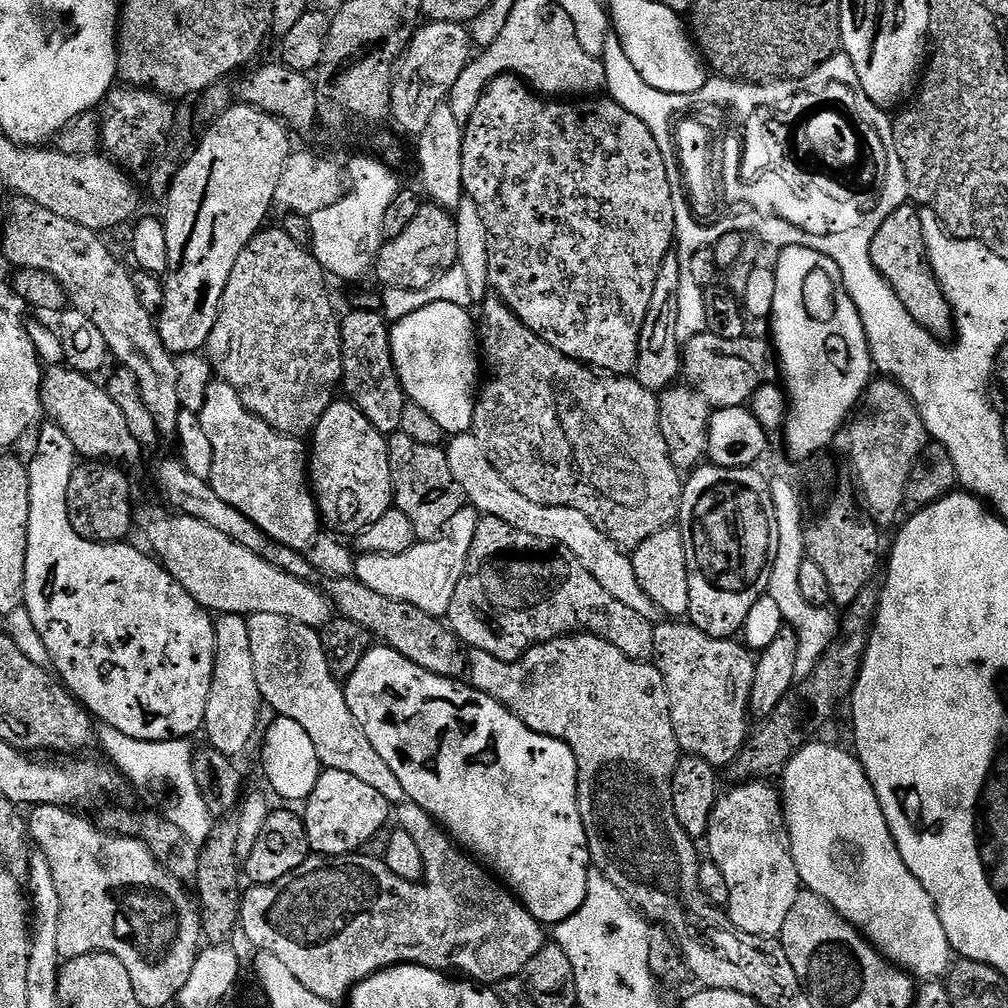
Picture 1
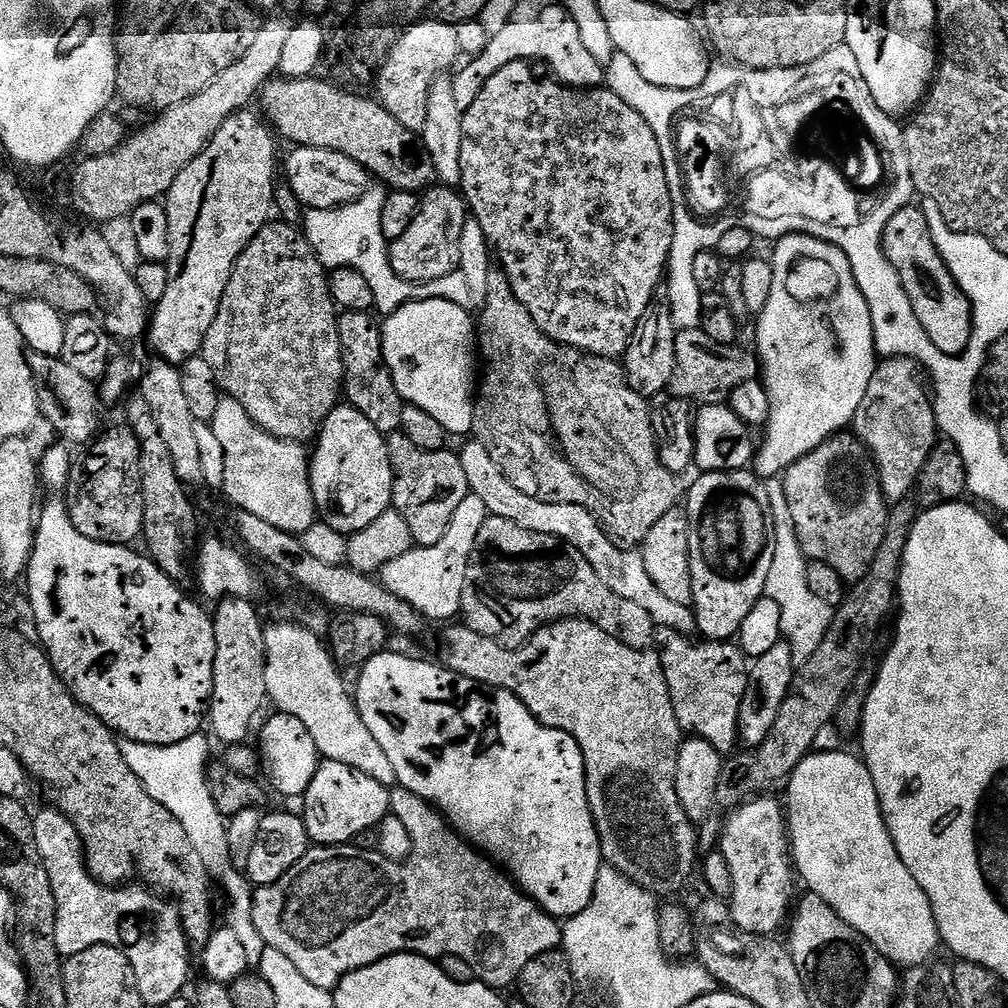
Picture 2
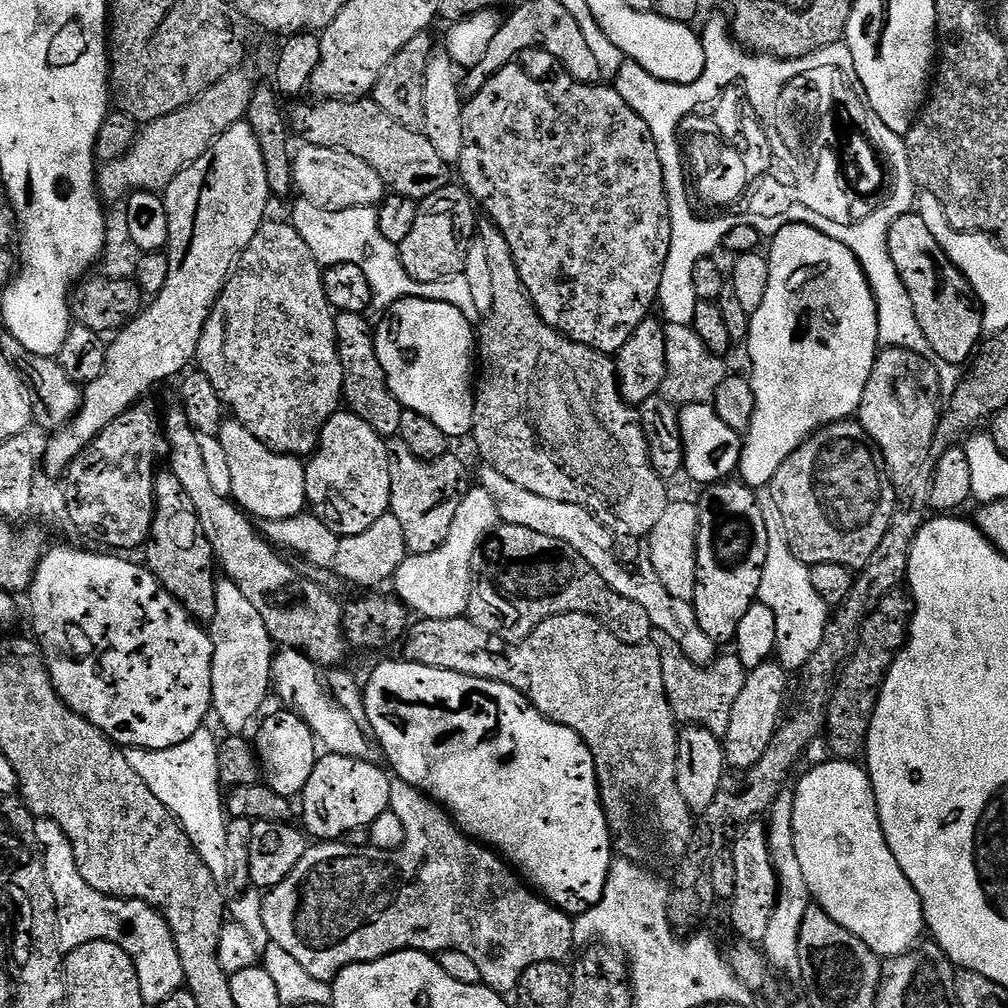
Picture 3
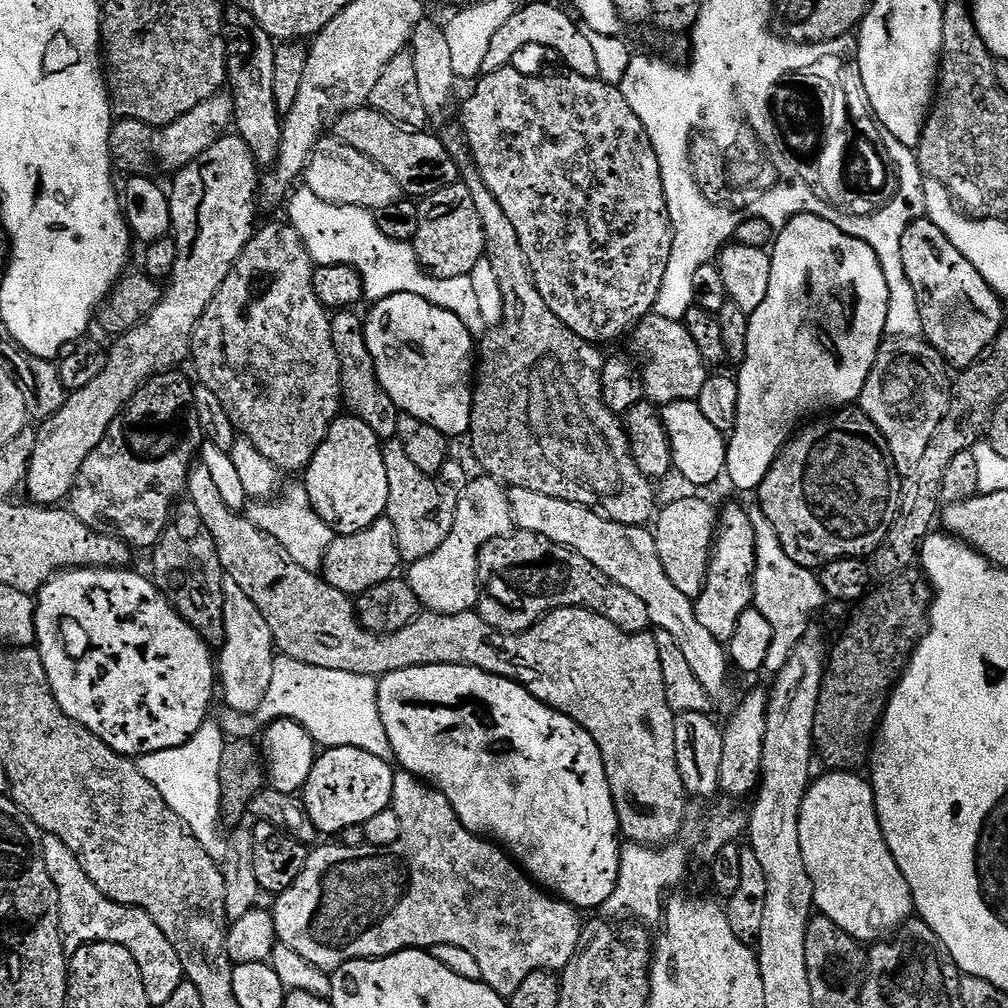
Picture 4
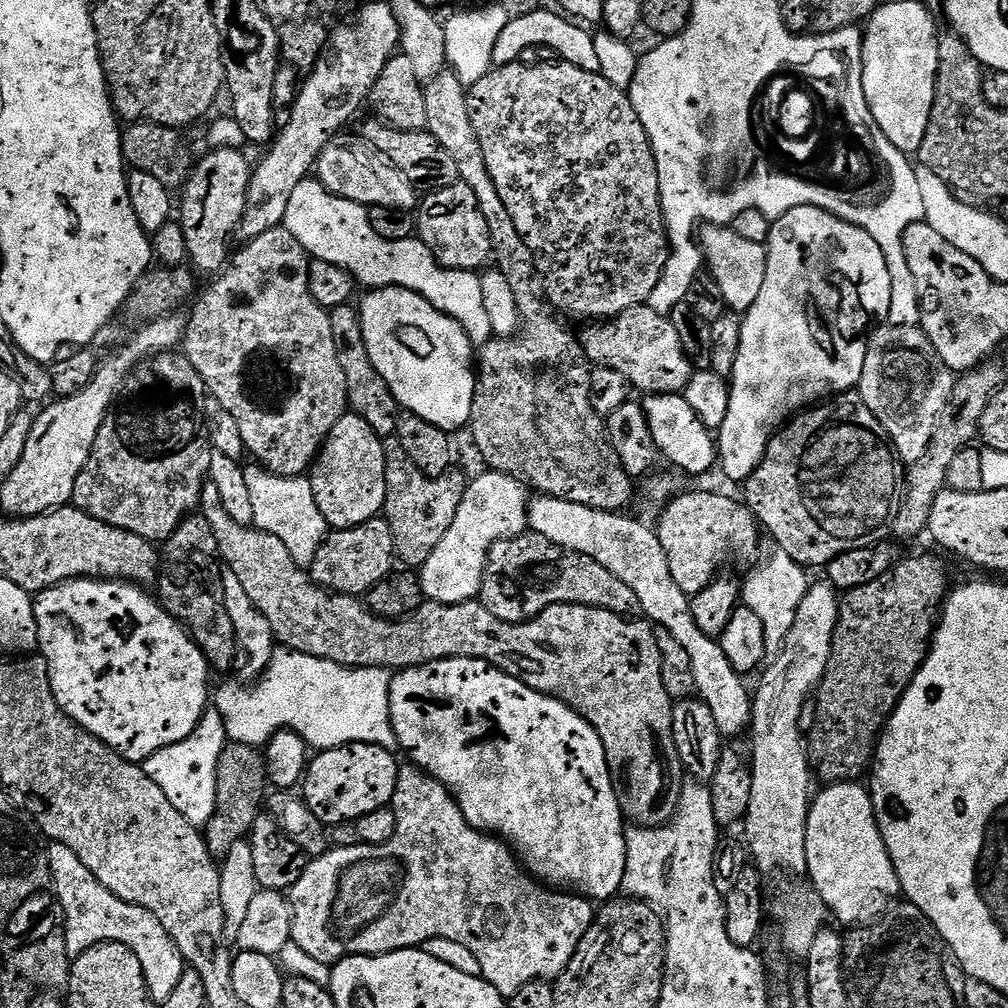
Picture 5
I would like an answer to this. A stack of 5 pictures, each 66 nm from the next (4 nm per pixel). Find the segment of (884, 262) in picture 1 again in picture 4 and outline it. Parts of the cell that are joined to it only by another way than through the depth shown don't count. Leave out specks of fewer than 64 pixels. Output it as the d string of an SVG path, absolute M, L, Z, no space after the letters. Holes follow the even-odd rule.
M927 218L914 221L904 231L901 252L902 270L914 286L923 339L937 348L953 369L969 368L1005 327L1002 298Z

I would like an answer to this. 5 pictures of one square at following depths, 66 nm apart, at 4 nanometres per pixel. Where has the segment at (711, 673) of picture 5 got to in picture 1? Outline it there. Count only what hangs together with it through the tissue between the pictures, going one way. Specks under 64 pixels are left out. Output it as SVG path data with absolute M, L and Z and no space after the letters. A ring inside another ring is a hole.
M471 434L451 437L447 441L446 451L450 474L454 474L458 486L462 486L467 503L477 512L498 518L514 526L514 530L534 534L534 538L552 540L566 546L566 550L575 554L582 566L586 566L586 570L590 570L590 574L594 574L594 578L598 578L598 582L602 582L602 586L606 586L607 592L614 594L618 602L630 606L630 610L642 614L642 618L647 620L656 622L661 619L660 608L650 598L650 594L642 590L642 582L638 582L631 555L625 549L619 548L609 536L602 534L602 530L598 530L598 526L594 526L594 522L590 522L590 518L586 518L582 510L551 508L545 504L530 502L526 494L518 494L518 490L514 490L514 486L510 486L510 482L506 482L506 478L502 478L502 474L493 466L488 451Z

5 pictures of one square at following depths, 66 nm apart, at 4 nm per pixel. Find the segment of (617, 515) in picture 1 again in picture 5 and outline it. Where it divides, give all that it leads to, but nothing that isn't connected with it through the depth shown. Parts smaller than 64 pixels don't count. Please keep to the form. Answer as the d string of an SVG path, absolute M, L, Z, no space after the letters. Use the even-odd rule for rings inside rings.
M445 70L435 80L427 83L424 97L428 119L426 131L438 138L438 142L442 142L443 148L450 153L450 158L458 162L460 183L474 190L482 216L486 218L486 226L490 226L495 267L503 274L510 290L516 295L516 308L520 311L521 326L516 335L493 338L479 349L476 397L470 425L472 440L491 471L513 476L529 489L537 488L537 493L581 504L587 508L597 508L603 512L620 512L627 509L624 507L632 500L634 480L626 474L614 450L612 439L608 436L605 417L599 416L591 405L593 369L590 367L590 361L584 355L584 347L580 345L579 339L575 335L571 336L555 320L557 317L550 311L549 305L538 291L536 263L532 260L530 246L526 246L522 234L518 234L518 226L514 226L514 218L510 218L510 210L506 210L502 198L498 198L498 190L494 187L494 180L490 178L490 170L486 170L486 158L482 158L482 144L478 142L478 136L474 134L474 126L470 122L466 87L454 71Z

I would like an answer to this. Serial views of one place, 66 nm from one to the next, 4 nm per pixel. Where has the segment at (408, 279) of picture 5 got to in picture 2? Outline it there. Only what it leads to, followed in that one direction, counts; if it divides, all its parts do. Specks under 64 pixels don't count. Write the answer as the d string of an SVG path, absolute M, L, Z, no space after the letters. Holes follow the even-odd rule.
M376 186L369 187L360 199L353 204L344 204L340 208L331 210L313 208L305 211L302 225L304 237L316 251L316 257L324 263L325 269L353 268L362 274L370 282L374 292L375 311L380 311L381 317L384 318L394 314L403 304L415 300L445 300L471 309L473 302L470 298L470 289L466 278L459 270L451 272L445 280L436 280L432 284L411 284L398 278L398 274L394 274L388 257L390 244L385 240L380 225L382 192L379 190L381 191Z

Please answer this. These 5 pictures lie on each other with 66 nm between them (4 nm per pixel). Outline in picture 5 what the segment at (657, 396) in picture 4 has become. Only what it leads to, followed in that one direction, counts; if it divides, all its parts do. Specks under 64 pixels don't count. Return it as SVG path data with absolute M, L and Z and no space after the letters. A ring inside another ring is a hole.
M631 308L622 315L603 322L592 322L584 333L579 333L584 355L593 365L617 371L640 394L650 396L675 396L683 393L694 375L694 369L678 330L674 330L668 316L658 314L652 308Z

